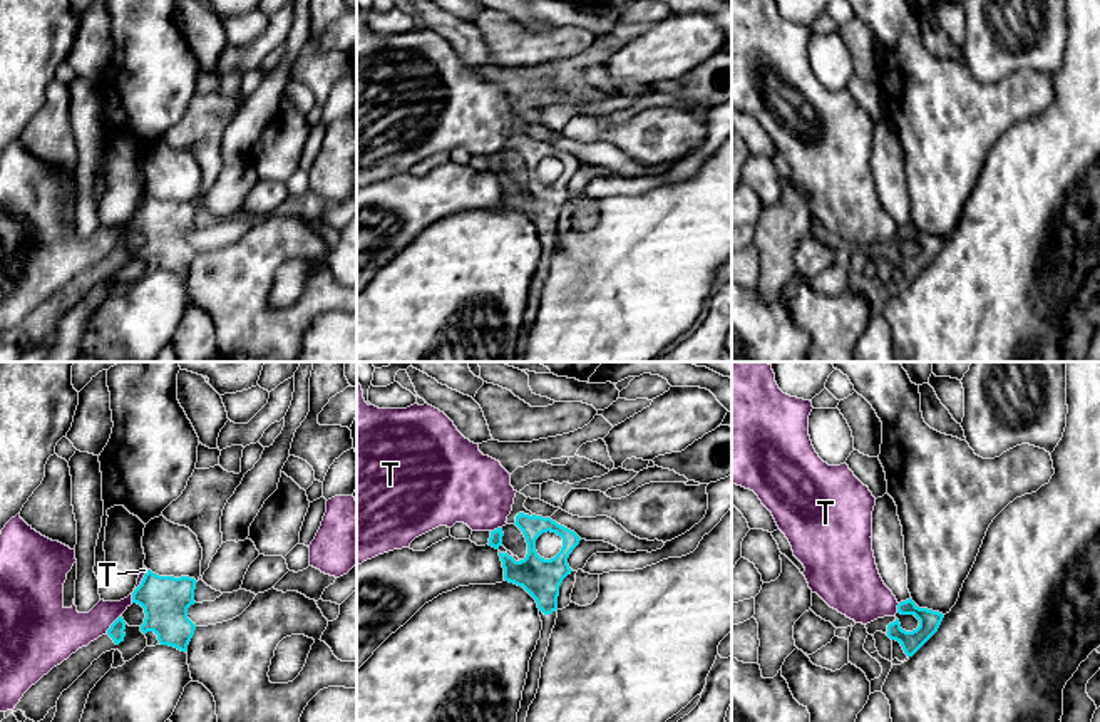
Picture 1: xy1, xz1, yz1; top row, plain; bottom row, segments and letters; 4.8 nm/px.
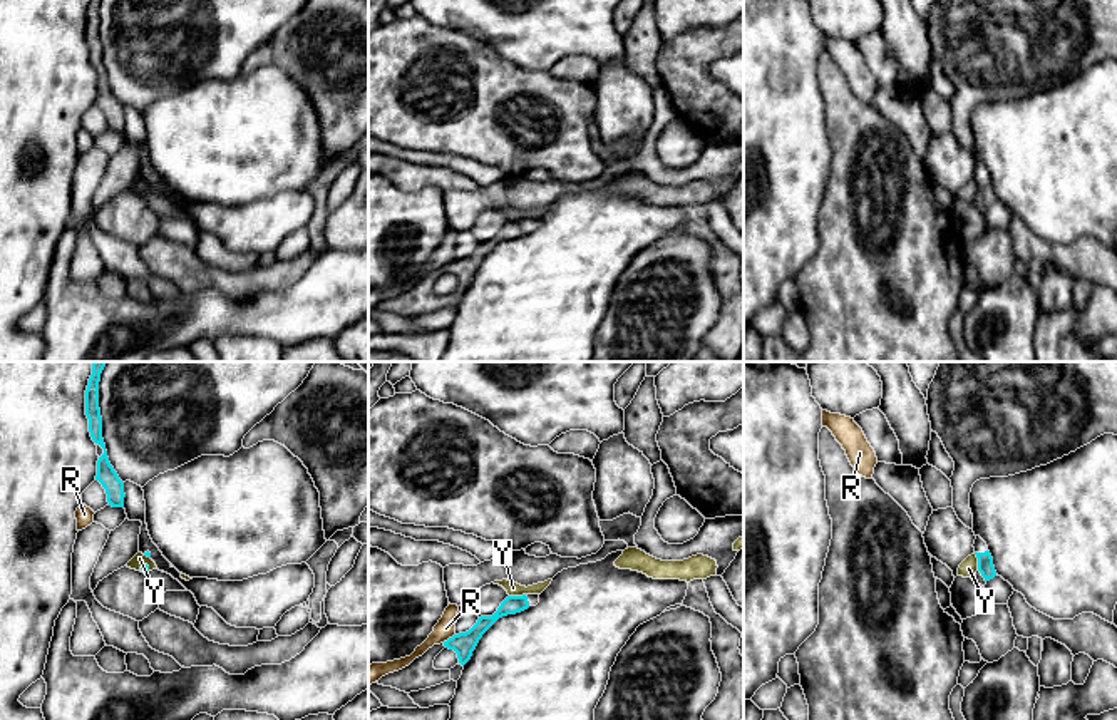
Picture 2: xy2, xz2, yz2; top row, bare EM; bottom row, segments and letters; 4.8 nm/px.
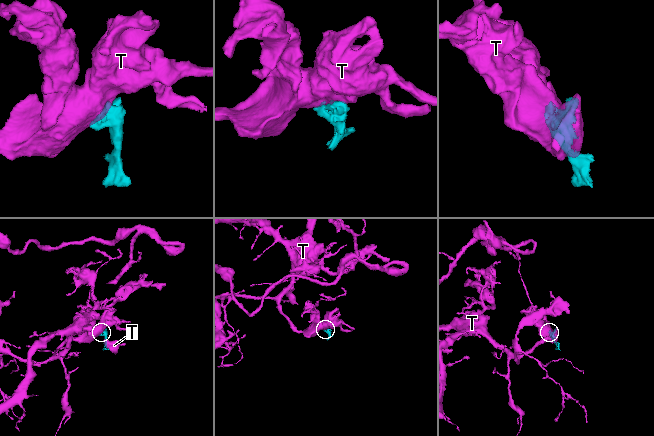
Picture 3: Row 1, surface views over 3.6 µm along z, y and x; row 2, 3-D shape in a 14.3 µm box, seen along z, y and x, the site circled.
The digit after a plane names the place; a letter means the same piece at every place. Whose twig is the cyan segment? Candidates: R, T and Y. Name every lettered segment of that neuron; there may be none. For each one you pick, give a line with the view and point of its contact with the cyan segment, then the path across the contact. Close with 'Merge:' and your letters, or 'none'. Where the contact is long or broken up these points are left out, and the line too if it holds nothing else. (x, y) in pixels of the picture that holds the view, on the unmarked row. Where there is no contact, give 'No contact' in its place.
Merge: none

